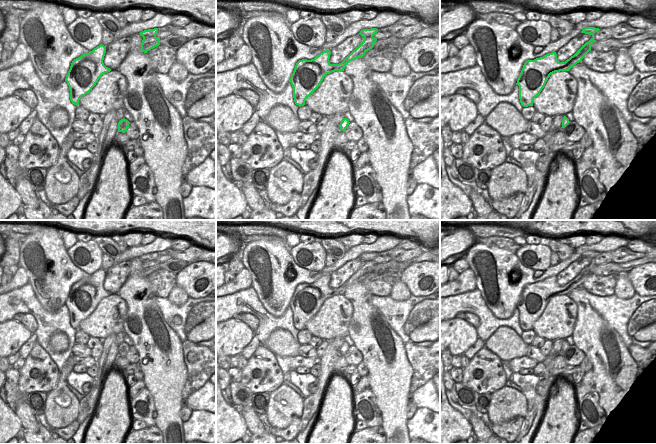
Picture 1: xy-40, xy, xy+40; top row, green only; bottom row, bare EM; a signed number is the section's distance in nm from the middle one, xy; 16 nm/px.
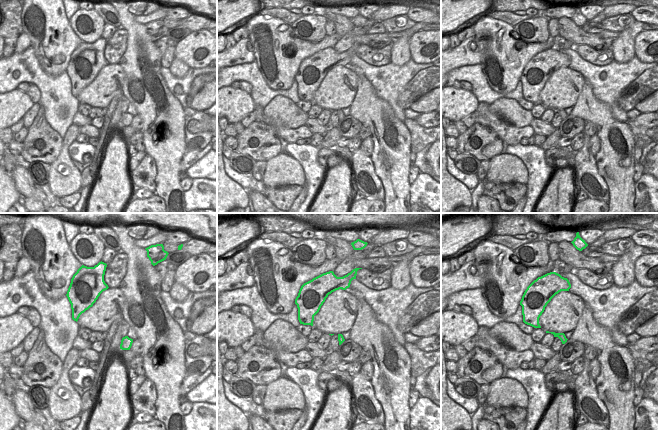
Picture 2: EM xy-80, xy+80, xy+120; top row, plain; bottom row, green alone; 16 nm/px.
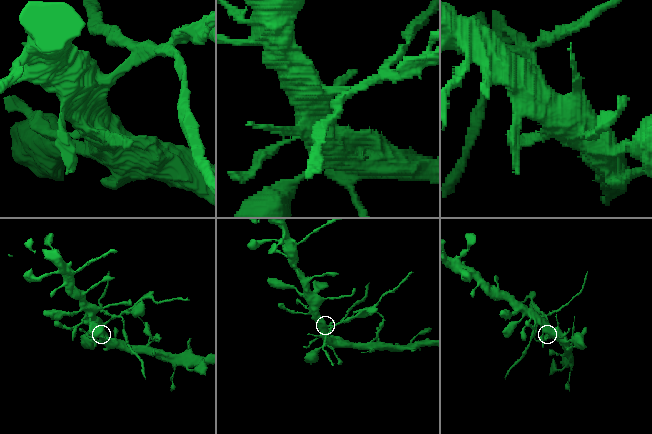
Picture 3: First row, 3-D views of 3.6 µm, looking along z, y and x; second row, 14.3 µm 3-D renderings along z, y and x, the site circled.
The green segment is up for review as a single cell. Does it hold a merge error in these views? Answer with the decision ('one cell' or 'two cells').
two cells

